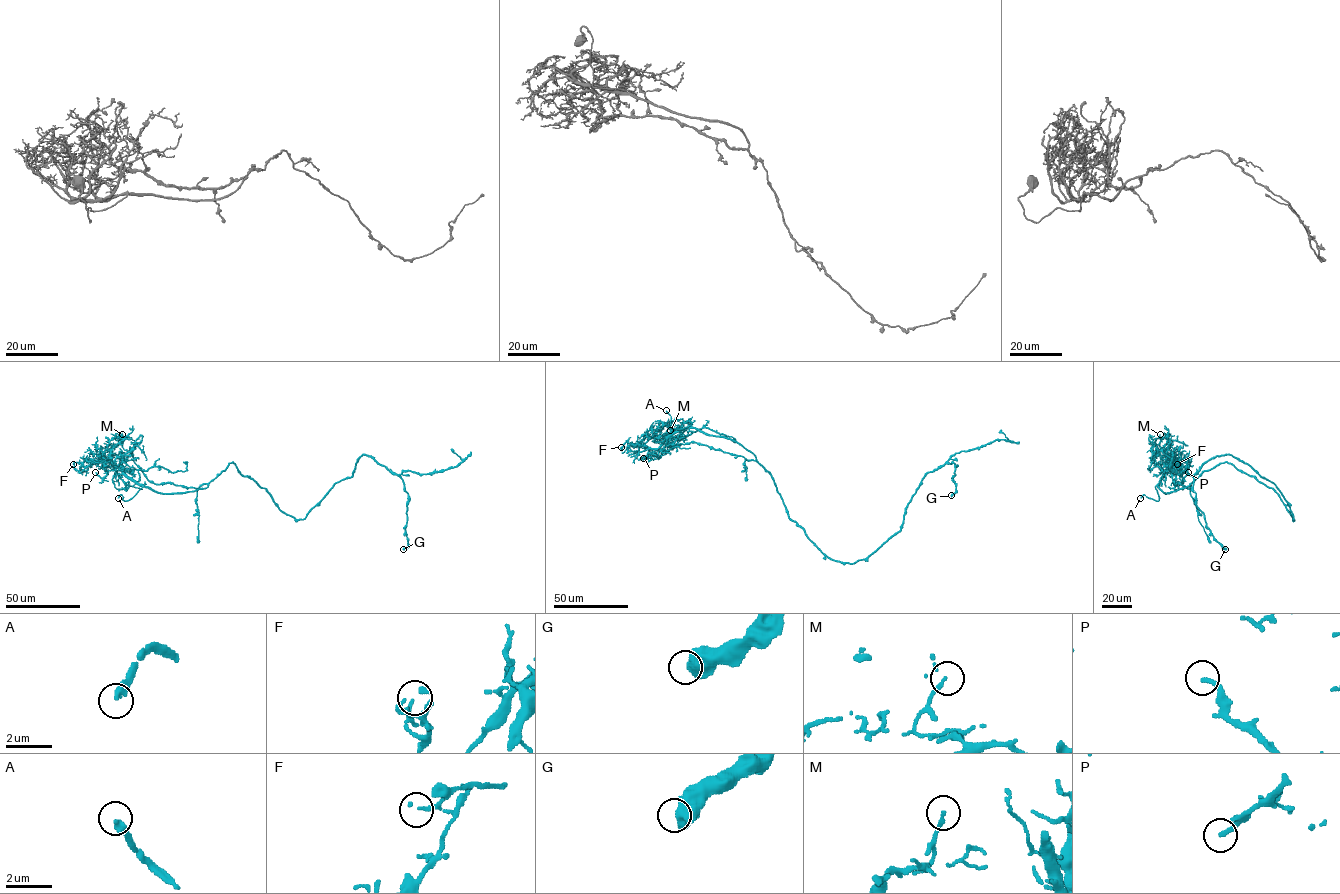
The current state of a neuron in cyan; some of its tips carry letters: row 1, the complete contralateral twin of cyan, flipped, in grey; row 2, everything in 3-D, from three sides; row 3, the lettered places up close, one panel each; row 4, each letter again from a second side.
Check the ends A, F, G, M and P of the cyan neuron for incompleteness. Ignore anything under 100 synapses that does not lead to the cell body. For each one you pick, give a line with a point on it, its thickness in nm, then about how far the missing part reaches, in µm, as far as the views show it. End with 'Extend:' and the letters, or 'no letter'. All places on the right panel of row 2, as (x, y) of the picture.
A: Place: (1140, 498). Thickness 280 nm. Missing length about 8 µm
Extend: A

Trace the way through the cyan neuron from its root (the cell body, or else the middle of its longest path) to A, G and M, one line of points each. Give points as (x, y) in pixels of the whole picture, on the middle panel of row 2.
A: (807, 536), (789, 518), (771, 475), (751, 452), (735, 442), (706, 435), (691, 425), (673, 428), (666, 410)
G: (807, 536), (828, 557), (854, 563), (900, 529), (905, 509), (922, 478), (953, 463), (956, 491), (951, 495)
M: (807, 536), (789, 518), (771, 475), (751, 452), (694, 428), (656, 434), (666, 425), (670, 430)

